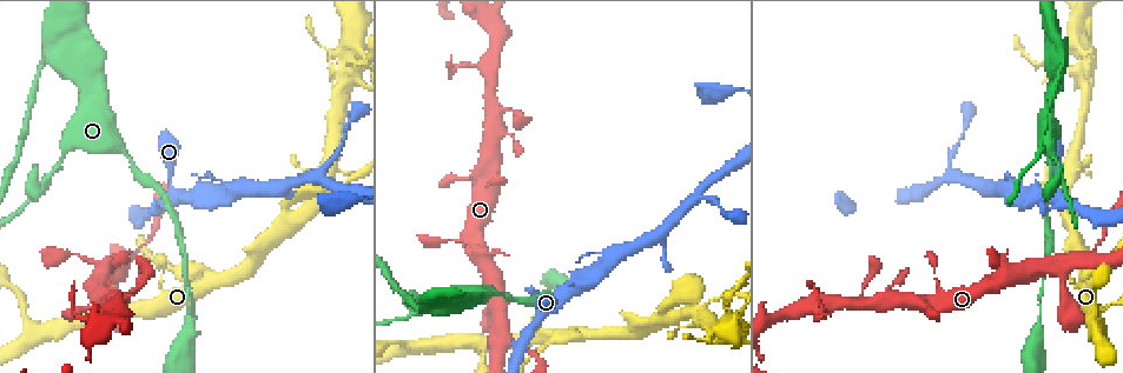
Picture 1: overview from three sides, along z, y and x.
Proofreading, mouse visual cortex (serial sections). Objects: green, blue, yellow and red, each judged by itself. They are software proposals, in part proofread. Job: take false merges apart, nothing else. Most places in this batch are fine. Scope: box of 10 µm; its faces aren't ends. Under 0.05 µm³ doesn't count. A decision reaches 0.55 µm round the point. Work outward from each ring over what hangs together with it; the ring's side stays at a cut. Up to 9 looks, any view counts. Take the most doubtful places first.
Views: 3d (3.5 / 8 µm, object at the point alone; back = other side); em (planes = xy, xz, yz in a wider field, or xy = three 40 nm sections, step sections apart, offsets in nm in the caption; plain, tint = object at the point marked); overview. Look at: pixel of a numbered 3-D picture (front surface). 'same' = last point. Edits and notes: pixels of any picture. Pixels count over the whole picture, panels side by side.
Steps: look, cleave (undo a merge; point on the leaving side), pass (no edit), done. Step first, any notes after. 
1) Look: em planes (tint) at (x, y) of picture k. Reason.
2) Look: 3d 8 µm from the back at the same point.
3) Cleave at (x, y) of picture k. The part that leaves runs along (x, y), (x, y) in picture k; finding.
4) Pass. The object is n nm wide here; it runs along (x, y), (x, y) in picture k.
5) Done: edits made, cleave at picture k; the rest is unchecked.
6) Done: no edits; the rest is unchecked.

Look: em xy step 5 (tint) at (45, 65) of picture 1. Sharp bend.

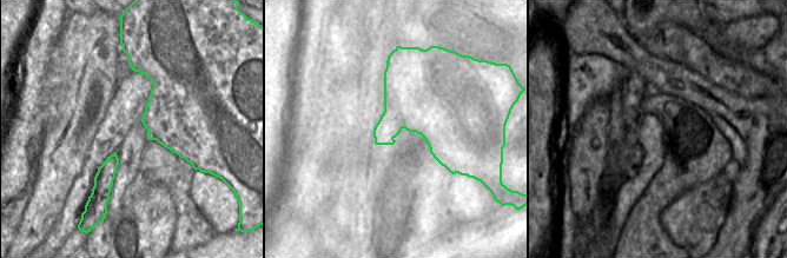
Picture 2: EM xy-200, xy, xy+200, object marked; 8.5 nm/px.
Look: 3d 3.5 µm at the same point. Wider look.

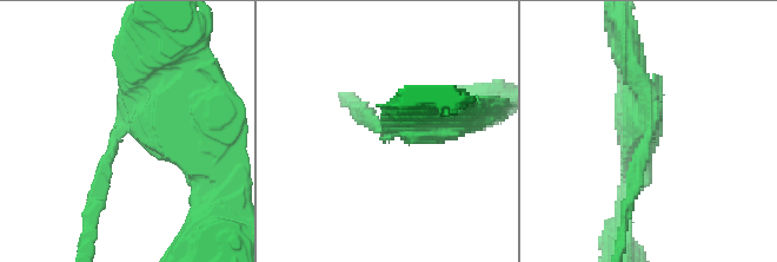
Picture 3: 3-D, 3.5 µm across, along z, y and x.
Pass. The arms are 200, 450 nm wide; it runs along (192, 158), (164, 130), (124, 130), (94, 198) in picture 3; one cell here.

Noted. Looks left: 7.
Look: 3d 3.5 µm at (51, 171) of picture 1. Thin neck.

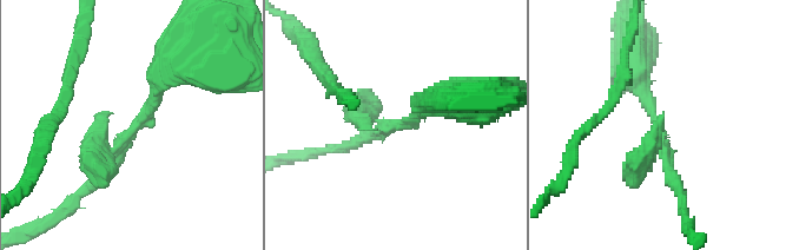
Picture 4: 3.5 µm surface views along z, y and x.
Look: em xy step 5 (tint) at (396, 123) of picture 4. Shape alone is not enough.

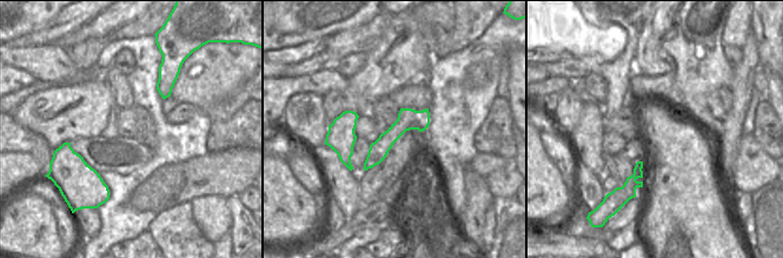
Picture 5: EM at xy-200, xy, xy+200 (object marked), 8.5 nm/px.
Look: em planes (tint) at the same point. Another direction.

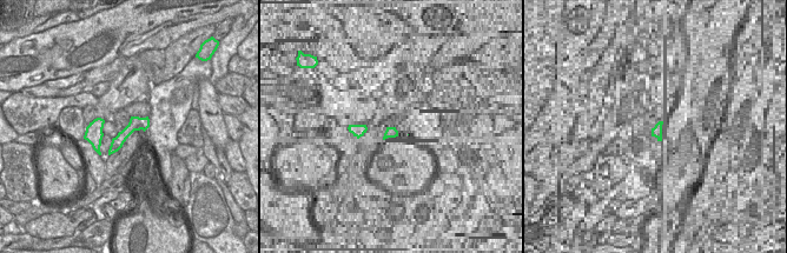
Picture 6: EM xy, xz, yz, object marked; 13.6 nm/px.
Pass. It runs along (146, 121), (134, 124), (112, 150) in picture 6; continuous, no second cell.

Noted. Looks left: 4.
Look: 3d 8 µm at (730, 299) of picture 1. Sudden change in width.

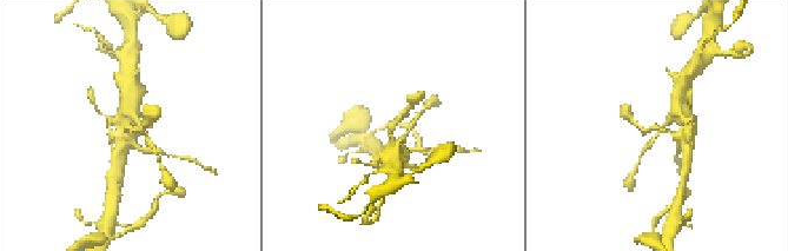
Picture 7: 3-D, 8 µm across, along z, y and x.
Look: em xy step 5 (tint) at the same point. The arms are 150, 350 nm wide.

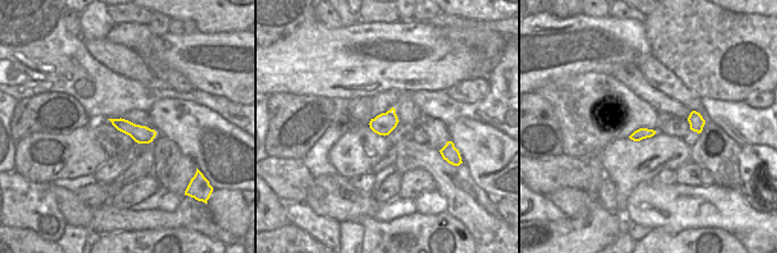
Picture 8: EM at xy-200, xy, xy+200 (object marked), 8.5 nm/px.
Pass. It runs along (390, 160), (391, 126), (411, 106) in picture 7; all the same cell.

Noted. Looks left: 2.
Look: 3d 3.5 µm at (177, 195) of picture 1. Sharp bend.

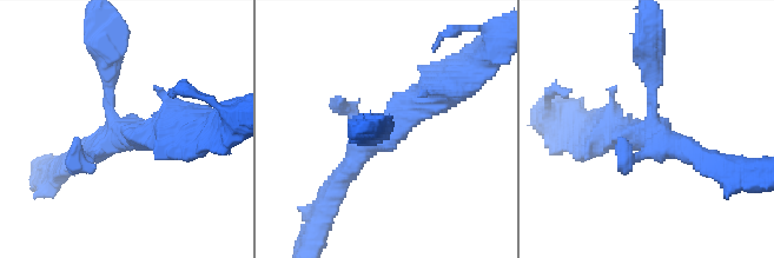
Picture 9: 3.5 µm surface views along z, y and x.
Look: em xy step 3 (tint) at (119, 129) of picture 9. Now the EM.

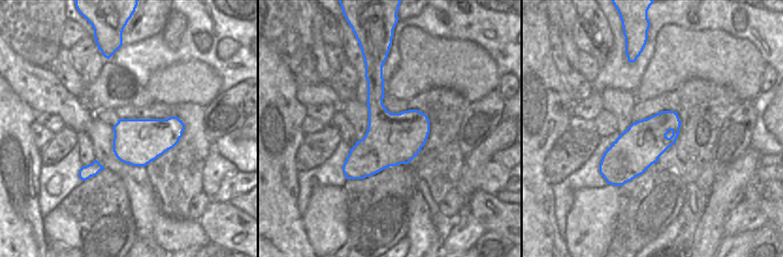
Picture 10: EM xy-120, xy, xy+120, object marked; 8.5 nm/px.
Pass. It runs along (108, 47), (112, 120), (184, 127) in picture 9; all the same cell.

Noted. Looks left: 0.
Done: no edits; the rest is unchecked.

